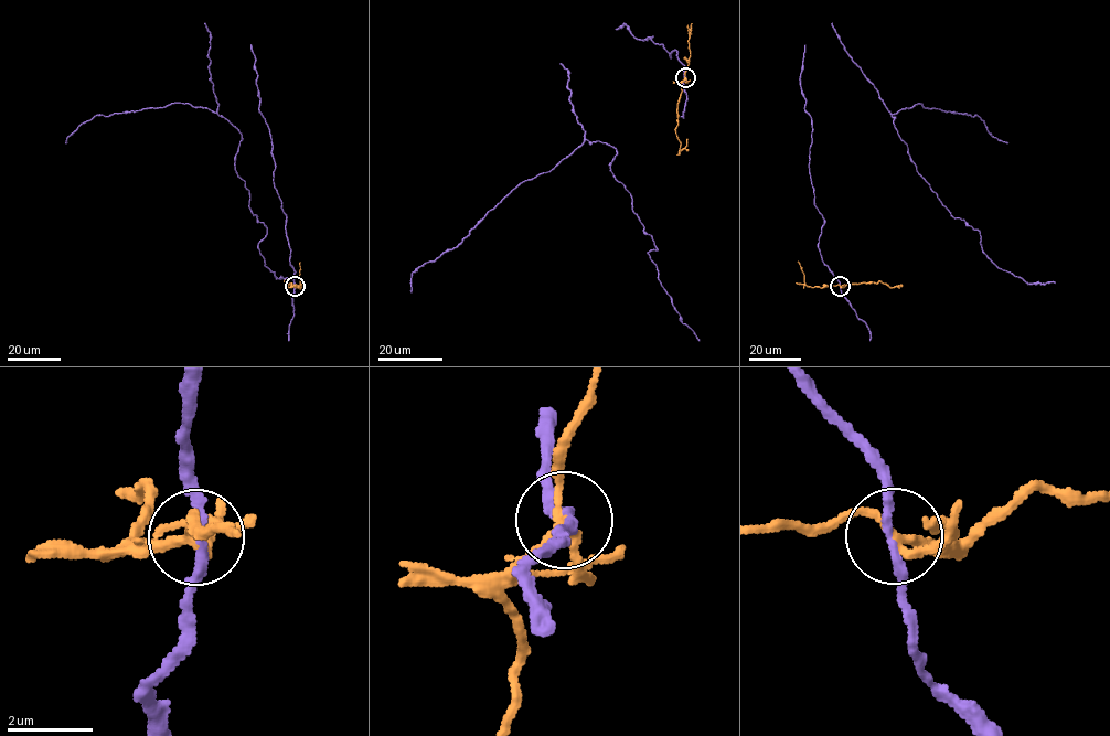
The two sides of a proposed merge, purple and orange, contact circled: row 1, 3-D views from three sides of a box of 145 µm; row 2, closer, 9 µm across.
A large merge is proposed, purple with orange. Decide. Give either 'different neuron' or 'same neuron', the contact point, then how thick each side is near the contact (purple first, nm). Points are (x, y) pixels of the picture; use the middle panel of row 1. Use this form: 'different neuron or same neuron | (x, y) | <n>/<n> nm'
different neuron | (685, 77) | 200/180 nm

